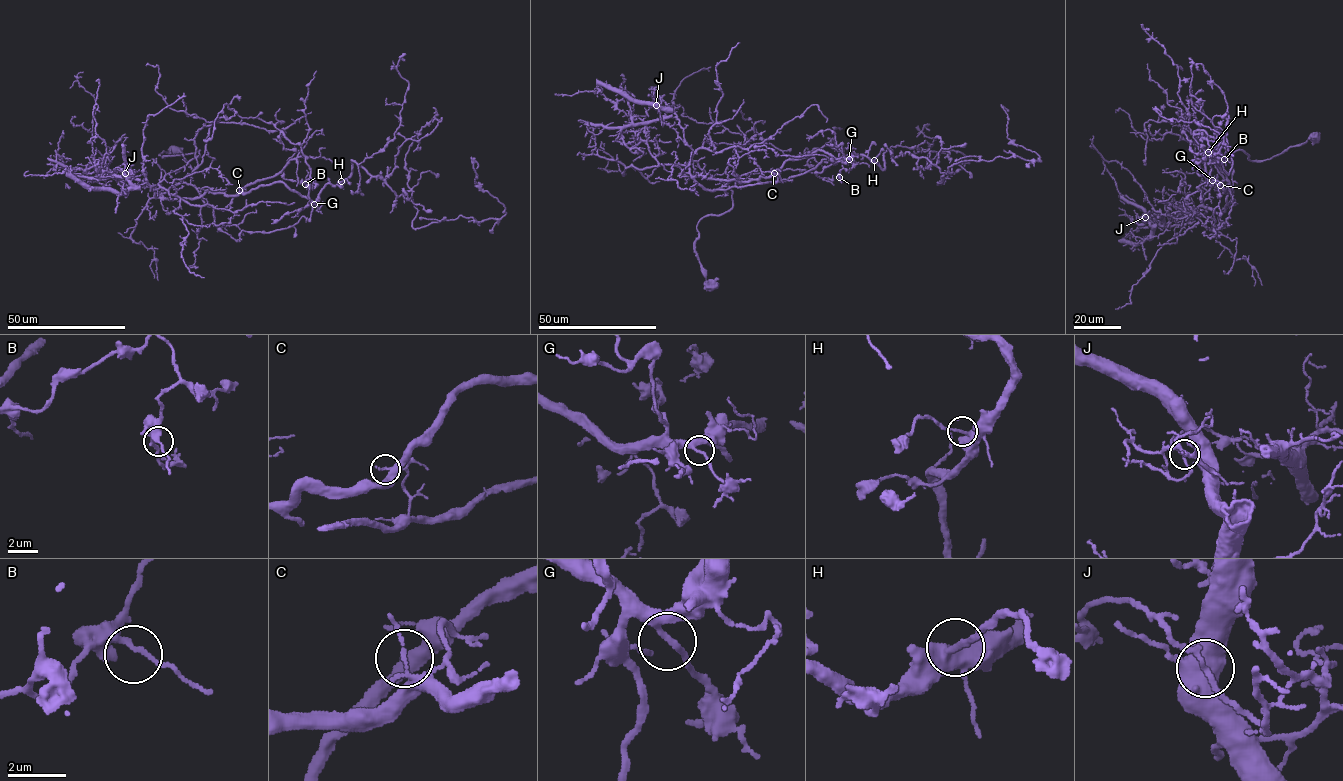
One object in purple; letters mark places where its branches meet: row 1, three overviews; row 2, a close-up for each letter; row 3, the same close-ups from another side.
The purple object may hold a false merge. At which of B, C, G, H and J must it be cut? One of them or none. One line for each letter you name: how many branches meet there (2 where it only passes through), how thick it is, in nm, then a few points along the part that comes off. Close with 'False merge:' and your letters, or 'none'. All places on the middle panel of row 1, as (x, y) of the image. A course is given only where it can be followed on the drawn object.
J: branches 2; calibre 160 nm; course (656, 105), (666, 104), (658, 106), (670, 127), (662, 120), (629, 125), (623, 142), (631, 148), (671, 141)
False merge: J

